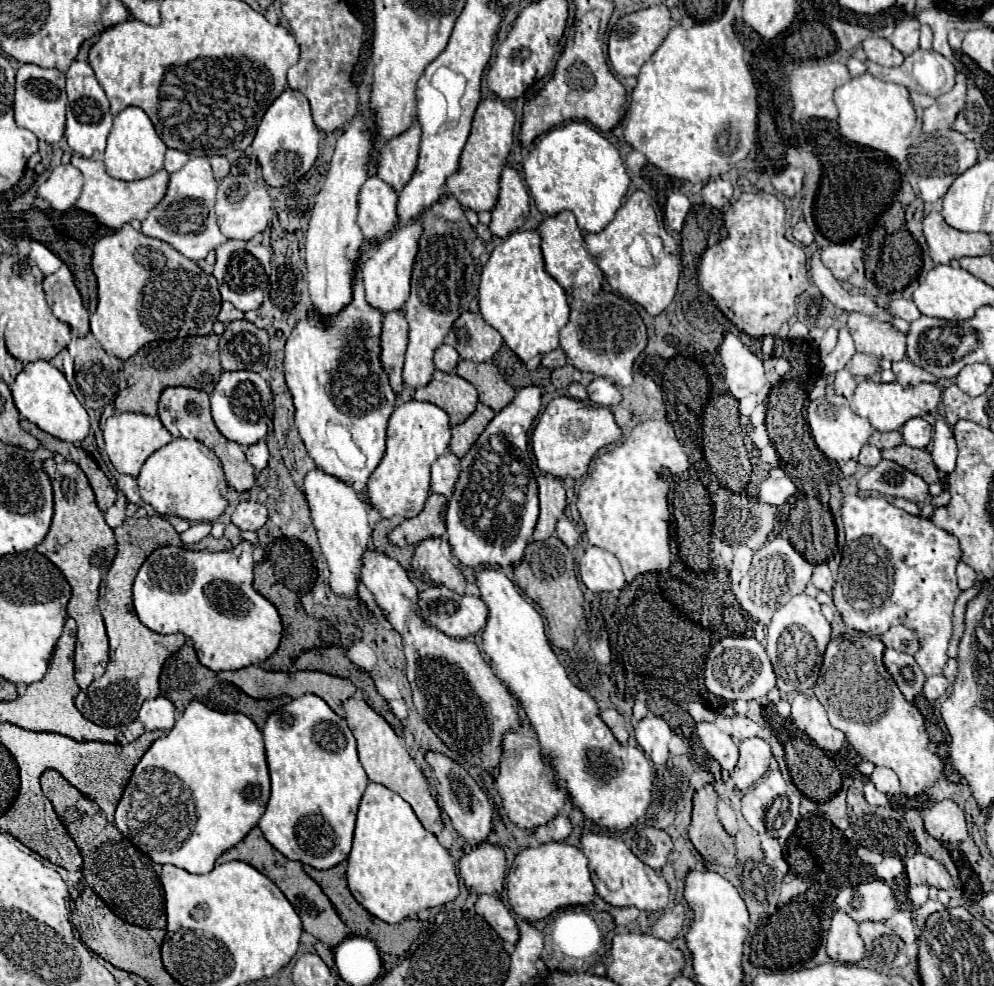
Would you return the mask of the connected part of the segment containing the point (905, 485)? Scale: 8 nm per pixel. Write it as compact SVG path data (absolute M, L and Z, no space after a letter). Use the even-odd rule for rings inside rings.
M882 460L878 466L870 468L858 482L864 492L878 492L888 498L906 498L916 504L926 502L928 484L914 472L902 468L896 462Z

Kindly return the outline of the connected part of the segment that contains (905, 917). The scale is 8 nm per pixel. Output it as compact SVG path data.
M896 912L890 920L888 920L888 924L892 926L892 930L906 942L906 944L912 944L914 940L916 940L916 936L914 936L914 920L912 920L912 916L908 914L908 912Z

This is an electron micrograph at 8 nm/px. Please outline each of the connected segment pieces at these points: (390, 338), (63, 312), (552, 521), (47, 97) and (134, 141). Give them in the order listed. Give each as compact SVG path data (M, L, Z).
M392 312L384 316L382 322L382 334L380 334L380 362L384 372L388 374L390 386L396 392L396 396L406 388L402 382L402 366L404 366L404 354L408 346L408 322L404 318L404 312Z
M62 264L54 274L44 278L42 286L44 286L44 294L54 316L66 322L72 330L76 330L78 336L88 334L90 332L88 310L82 304L82 298L72 280L70 268Z
M540 473L536 477L540 514L534 530L534 541L544 541L556 532L556 522L566 508L566 492L560 478Z
M22 64L16 72L14 114L16 124L34 132L38 140L48 144L60 142L66 126L66 76L54 68L40 68L36 64Z
M130 106L114 118L114 126L112 126L112 132L107 138L106 154L104 154L106 172L118 180L148 178L162 168L164 152L166 152L166 144L156 134L150 118L144 114L144 110Z

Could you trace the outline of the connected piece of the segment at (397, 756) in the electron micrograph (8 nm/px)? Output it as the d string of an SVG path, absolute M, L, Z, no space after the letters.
M348 698L344 702L344 710L346 710L346 722L348 728L352 730L356 742L358 742L358 754L360 754L360 762L368 774L368 778L376 784L382 784L386 788L390 788L392 792L396 792L398 796L402 796L412 810L416 812L418 820L422 822L422 826L430 832L434 832L436 836L442 832L442 818L440 818L440 808L438 802L434 800L434 796L430 794L428 782L420 770L420 766L414 762L414 758L408 754L406 744L396 736L396 732L390 728L390 724L376 714L364 700L356 700L356 698Z

